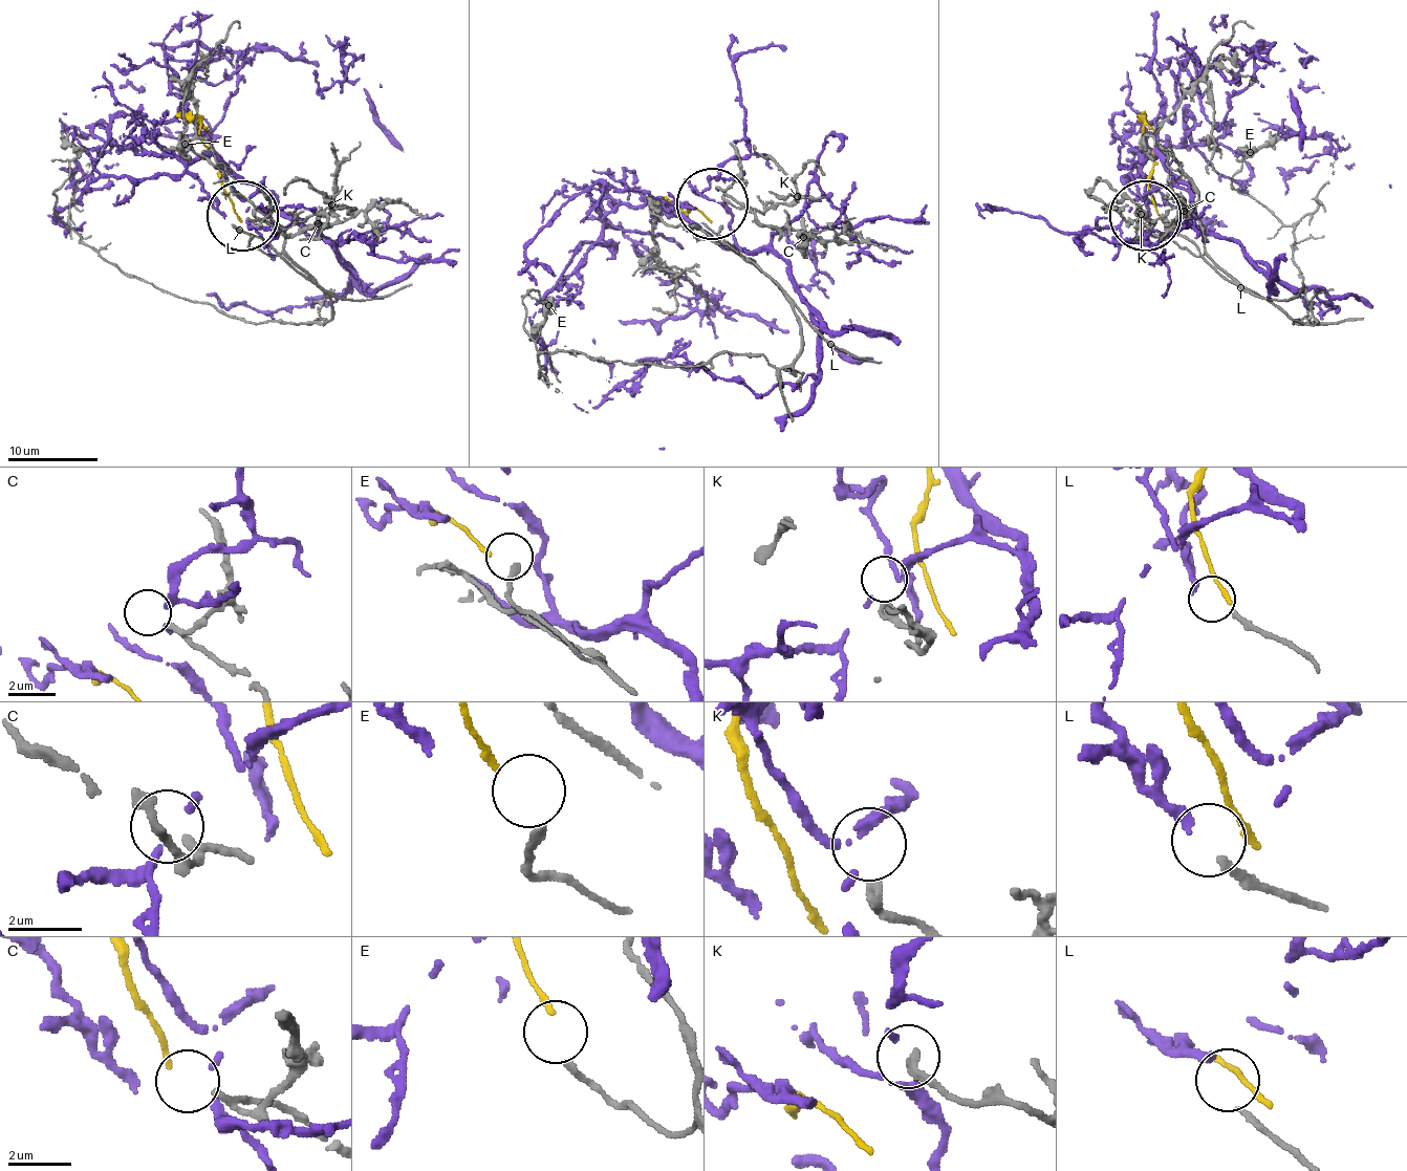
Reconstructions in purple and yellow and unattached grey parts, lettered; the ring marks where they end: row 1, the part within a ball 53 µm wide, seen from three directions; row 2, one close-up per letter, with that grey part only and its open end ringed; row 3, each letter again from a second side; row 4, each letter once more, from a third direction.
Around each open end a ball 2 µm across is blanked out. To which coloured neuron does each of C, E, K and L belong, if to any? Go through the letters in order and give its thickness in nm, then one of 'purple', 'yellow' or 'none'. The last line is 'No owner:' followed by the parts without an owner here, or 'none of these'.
C: 180 nm | none
E: 240 nm | yellow
K: 300 nm | purple
L: 180 nm | none
No owner: C, L

